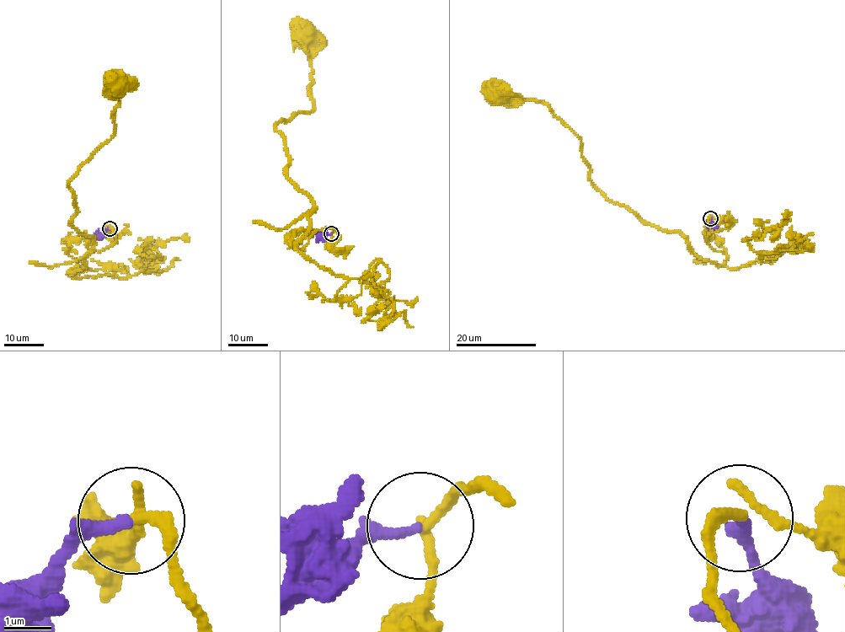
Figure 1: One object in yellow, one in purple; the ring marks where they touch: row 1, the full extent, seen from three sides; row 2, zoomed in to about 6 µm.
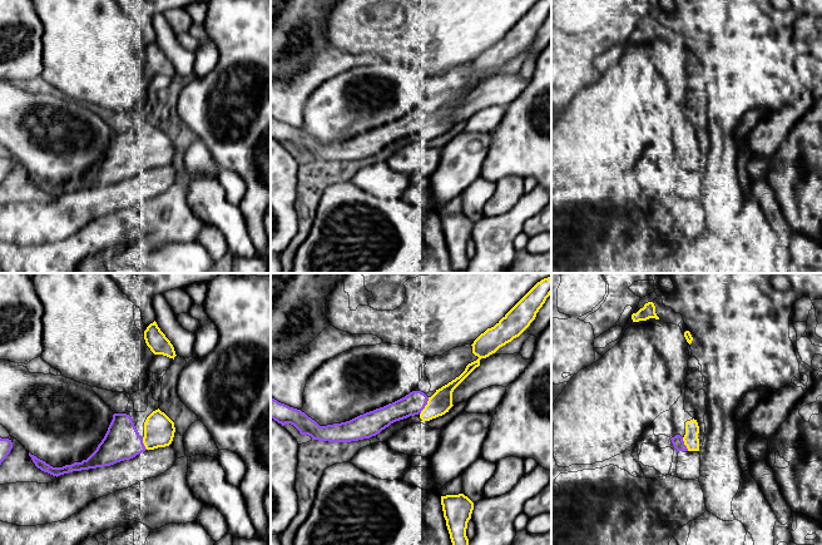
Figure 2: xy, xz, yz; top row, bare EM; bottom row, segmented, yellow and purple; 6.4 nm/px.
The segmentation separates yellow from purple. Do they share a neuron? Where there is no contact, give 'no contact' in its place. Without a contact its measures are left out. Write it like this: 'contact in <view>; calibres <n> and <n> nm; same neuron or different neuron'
contact in xz; calibres 150 and 140 nm; same neuron

